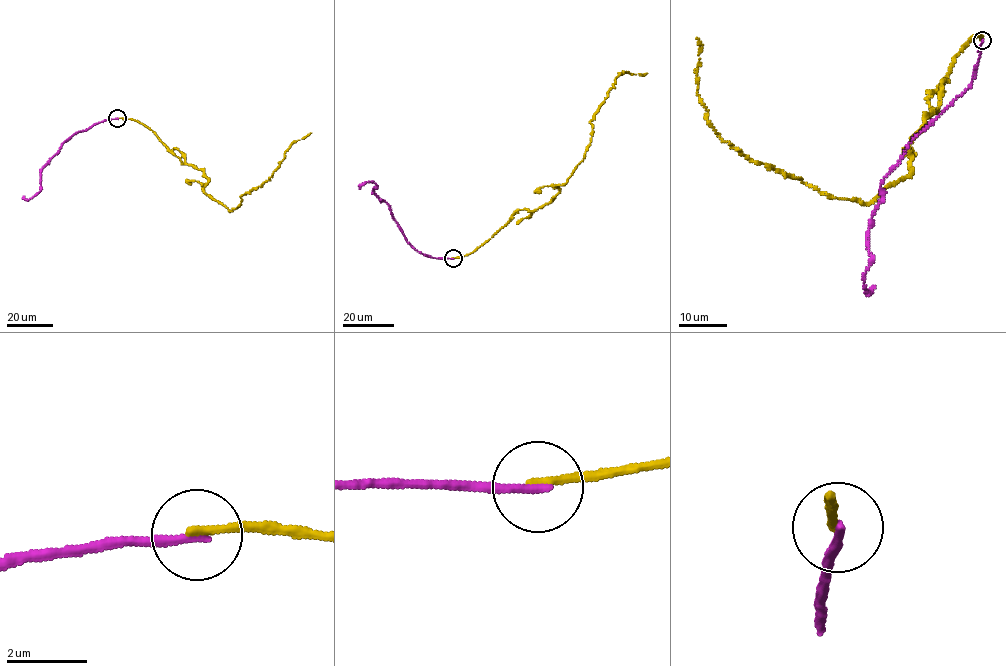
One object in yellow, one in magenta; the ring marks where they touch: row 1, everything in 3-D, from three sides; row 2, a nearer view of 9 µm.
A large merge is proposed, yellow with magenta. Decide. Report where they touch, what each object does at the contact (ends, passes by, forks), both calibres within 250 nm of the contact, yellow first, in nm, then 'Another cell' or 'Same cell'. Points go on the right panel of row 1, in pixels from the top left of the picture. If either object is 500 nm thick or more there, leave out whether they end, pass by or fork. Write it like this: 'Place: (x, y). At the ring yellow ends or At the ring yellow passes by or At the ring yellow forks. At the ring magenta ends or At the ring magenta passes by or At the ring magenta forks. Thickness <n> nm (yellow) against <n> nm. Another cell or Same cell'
Place: (982, 40). At the ring yellow ends. At the ring magenta ends. Thickness 200 nm (yellow) against 220 nm. Another cell

